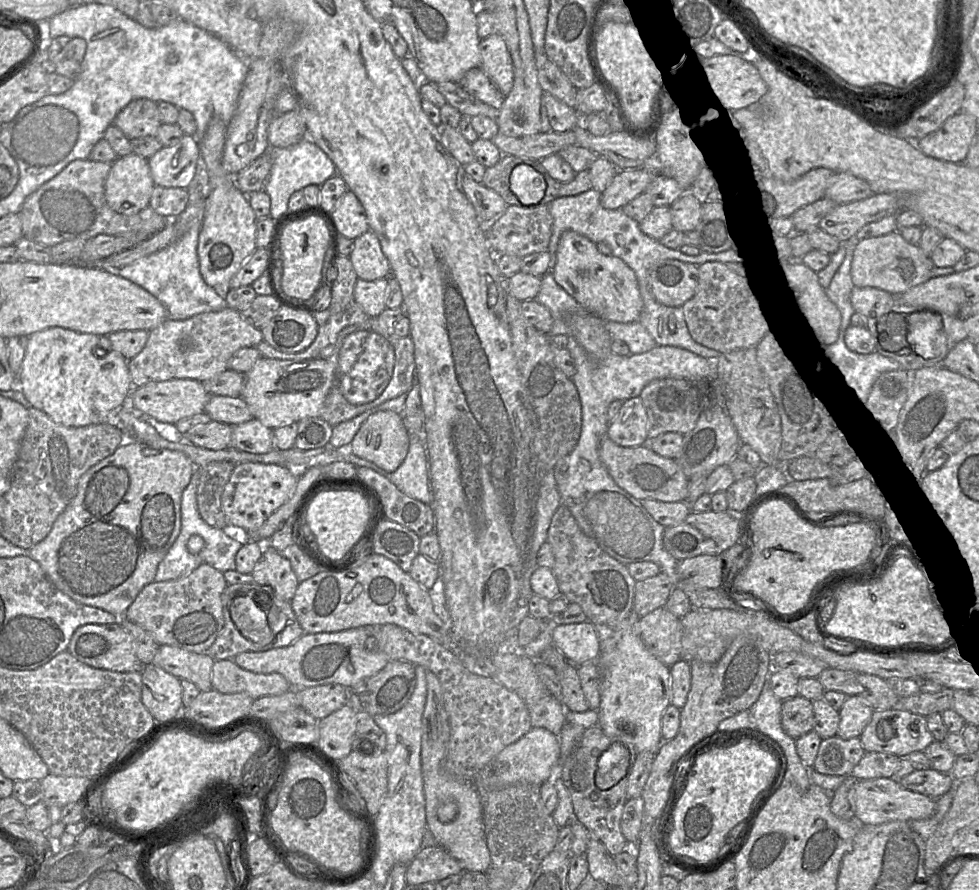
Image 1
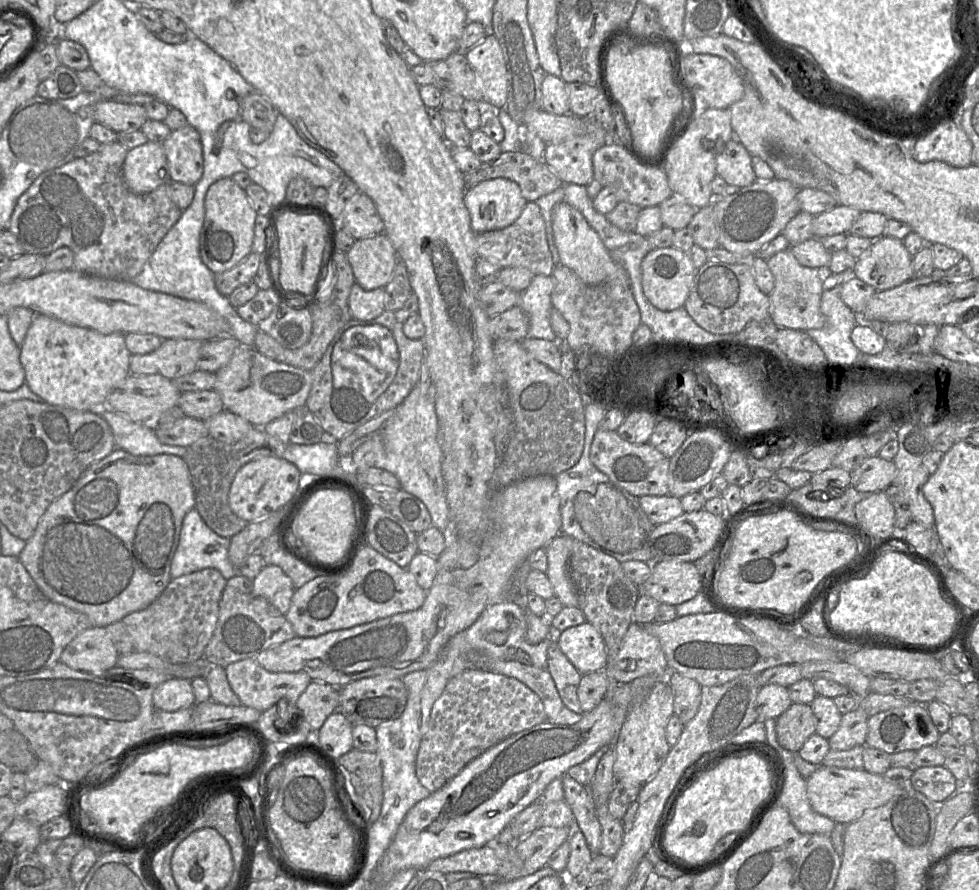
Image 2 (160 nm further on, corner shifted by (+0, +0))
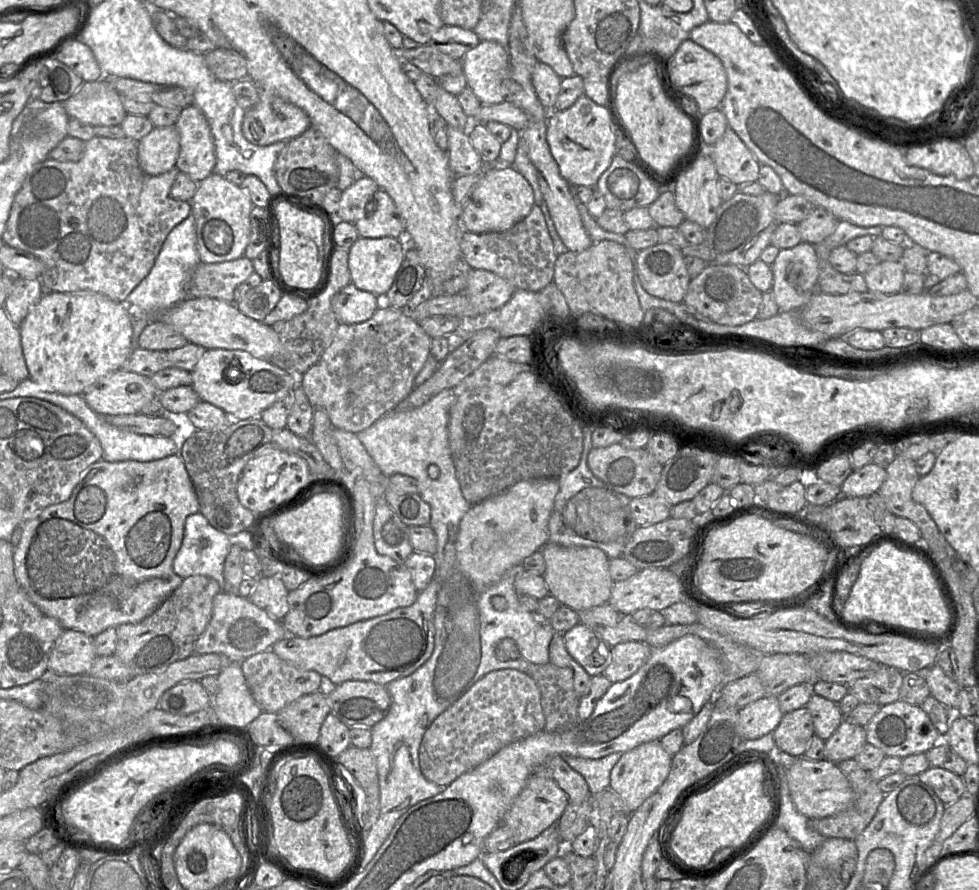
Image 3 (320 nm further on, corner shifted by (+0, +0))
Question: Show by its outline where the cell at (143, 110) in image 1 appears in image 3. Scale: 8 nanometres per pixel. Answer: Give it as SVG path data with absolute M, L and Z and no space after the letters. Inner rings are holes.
M109 76L83 82L71 97L61 103L70 118L93 127L120 125L127 115L122 96L112 86Z

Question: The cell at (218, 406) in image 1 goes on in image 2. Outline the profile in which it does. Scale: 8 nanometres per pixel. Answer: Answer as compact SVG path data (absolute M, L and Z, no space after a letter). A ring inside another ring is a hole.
M215 390L181 392L177 406L186 416L202 421L224 410L222 399Z

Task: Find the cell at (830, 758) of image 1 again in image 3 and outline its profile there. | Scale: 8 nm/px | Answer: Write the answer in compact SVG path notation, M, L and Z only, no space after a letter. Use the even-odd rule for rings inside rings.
M855 758L843 760L837 765L850 782L853 790L852 802L847 809L839 814L821 819L810 819L811 827L826 838L855 840L870 824L886 794L879 788L878 781L871 777L870 771L862 768Z

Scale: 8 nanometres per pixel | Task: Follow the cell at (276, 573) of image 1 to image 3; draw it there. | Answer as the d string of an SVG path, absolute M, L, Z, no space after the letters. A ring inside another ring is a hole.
M260 576L249 599L257 607L281 621L289 611L288 595L289 591L281 579Z

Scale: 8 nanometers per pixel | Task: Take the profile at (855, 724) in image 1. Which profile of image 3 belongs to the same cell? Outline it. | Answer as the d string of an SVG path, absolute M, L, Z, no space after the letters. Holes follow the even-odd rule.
M842 721L826 740L825 758L833 763L855 758L867 743L866 727Z

